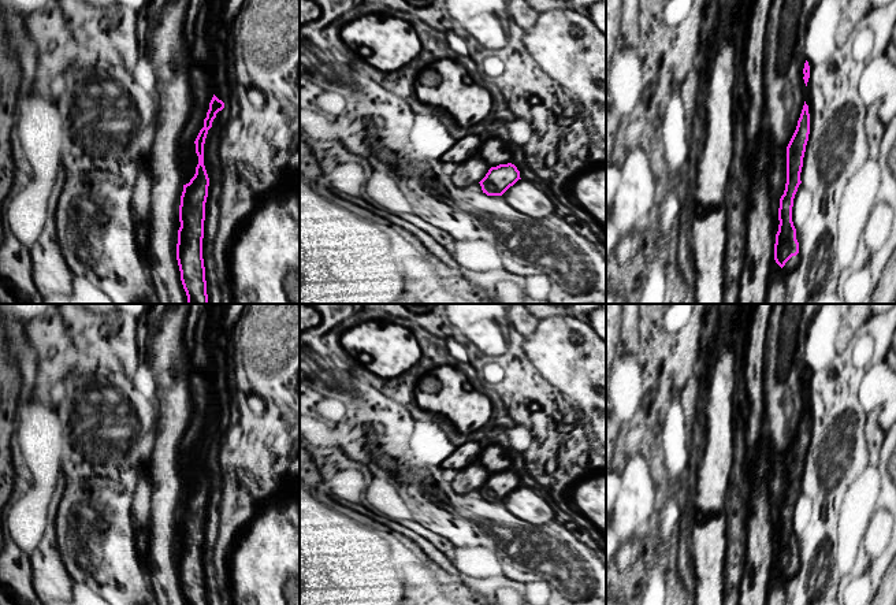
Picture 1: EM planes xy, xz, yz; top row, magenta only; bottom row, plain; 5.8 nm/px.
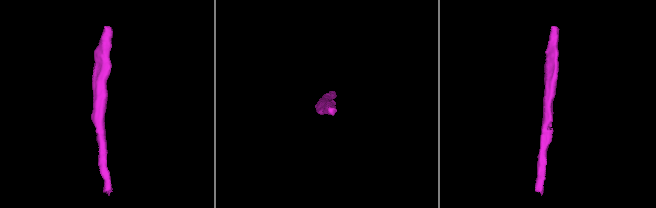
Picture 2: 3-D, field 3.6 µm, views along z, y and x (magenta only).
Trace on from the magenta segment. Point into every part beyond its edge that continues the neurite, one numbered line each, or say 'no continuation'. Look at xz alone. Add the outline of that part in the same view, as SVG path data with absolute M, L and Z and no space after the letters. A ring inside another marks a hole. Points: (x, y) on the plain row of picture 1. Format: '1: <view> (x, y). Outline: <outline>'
no continuation

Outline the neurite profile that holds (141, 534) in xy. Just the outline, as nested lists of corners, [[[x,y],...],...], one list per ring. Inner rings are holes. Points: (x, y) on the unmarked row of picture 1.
[[[149,527],[135,528],[135,543],[140,558],[146,565],[149,548]]]

